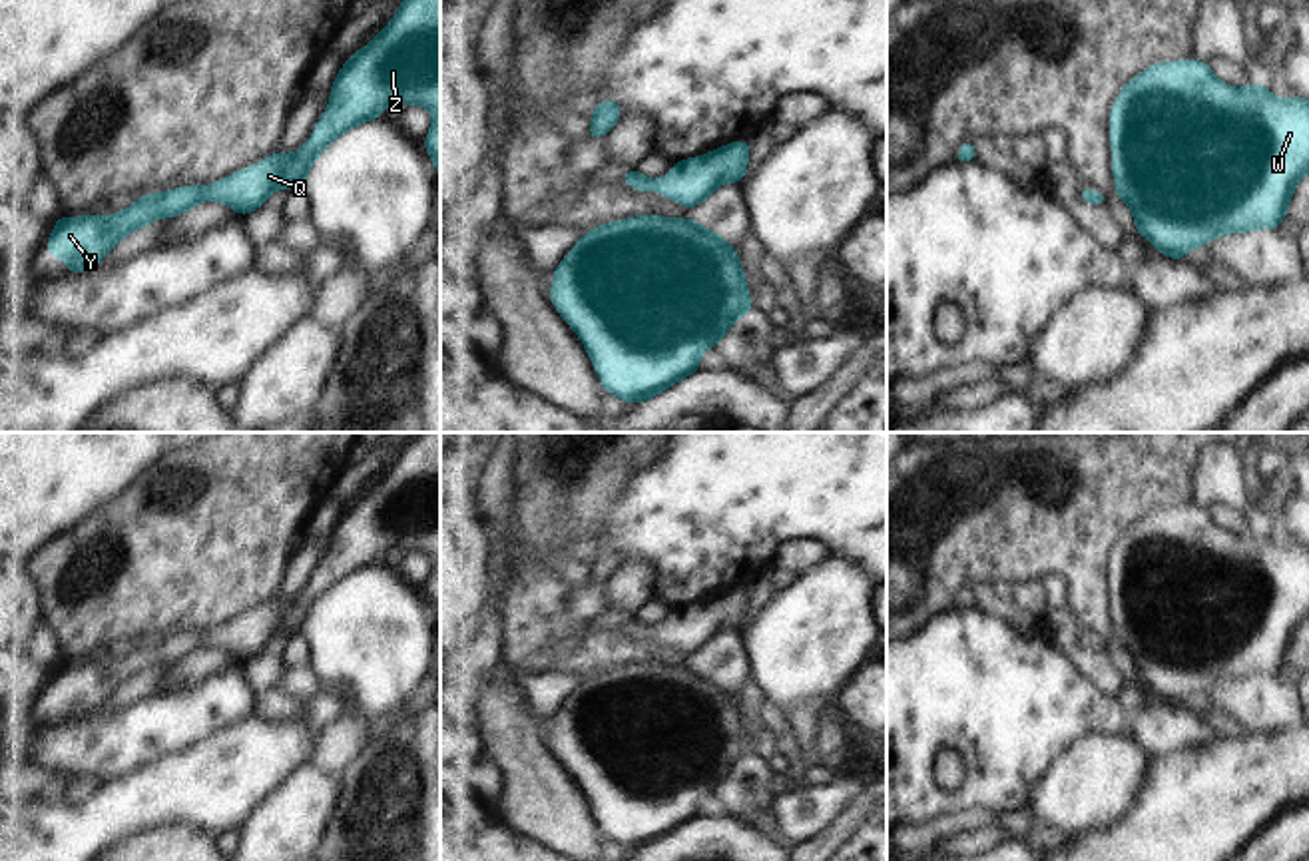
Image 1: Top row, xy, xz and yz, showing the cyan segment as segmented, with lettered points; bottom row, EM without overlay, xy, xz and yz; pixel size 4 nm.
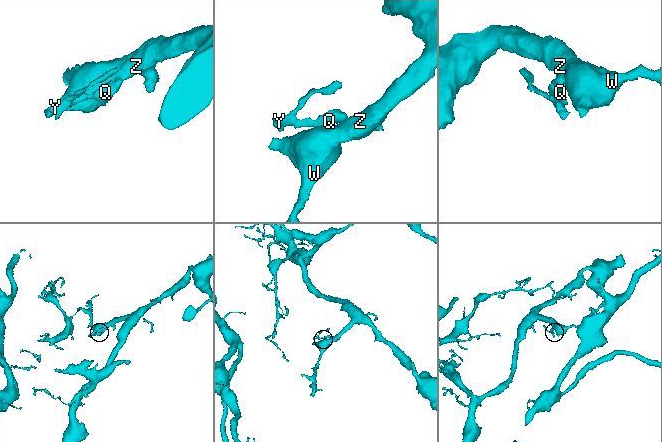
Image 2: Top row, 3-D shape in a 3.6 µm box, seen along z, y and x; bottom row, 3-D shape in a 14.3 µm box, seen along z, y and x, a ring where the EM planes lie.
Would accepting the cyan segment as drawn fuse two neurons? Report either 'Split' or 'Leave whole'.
Leave whole

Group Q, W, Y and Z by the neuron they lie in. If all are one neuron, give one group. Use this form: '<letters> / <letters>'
Q W Y Z

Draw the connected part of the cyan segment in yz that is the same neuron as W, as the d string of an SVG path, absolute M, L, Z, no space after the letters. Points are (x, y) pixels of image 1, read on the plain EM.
M1160 508L1118 540L1110 562L1116 640L1160 700L1183 706L1221 680L1277 676L1293 636L1309 618L1309 546L1275 544L1255 528L1243 536L1217 526L1203 508Z

